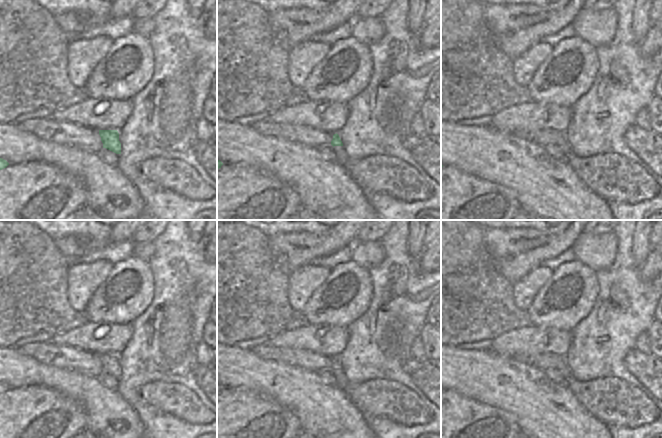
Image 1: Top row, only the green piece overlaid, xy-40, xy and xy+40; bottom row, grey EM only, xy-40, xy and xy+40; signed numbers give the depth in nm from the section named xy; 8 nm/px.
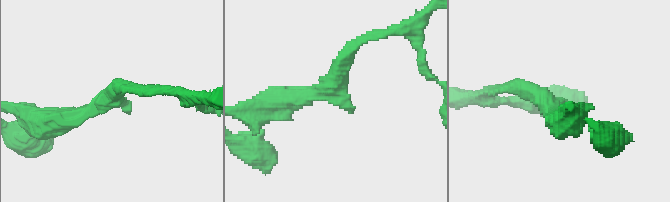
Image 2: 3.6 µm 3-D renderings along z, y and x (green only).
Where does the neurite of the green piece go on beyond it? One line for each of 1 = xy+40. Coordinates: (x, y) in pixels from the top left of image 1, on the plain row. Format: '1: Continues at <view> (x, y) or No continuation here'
1: No continuation here.

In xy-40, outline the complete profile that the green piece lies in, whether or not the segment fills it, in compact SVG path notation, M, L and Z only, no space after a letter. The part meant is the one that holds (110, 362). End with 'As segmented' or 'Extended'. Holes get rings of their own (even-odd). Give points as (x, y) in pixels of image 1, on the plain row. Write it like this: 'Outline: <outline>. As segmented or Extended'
Outline: M99 354L99 359L106 372L116 378L121 378L121 367L119 365L119 357L117 354Z. As segmented.

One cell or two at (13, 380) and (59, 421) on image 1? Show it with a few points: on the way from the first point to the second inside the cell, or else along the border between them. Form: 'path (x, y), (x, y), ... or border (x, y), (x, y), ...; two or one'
border (45, 387), (22, 386), (10, 388); two

